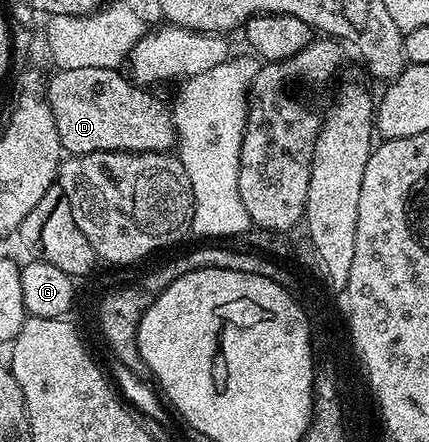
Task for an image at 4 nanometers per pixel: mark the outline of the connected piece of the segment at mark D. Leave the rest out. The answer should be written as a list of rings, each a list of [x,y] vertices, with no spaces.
[[[73,68],[72,70],[59,69],[54,73],[55,77],[49,78],[46,87],[46,98],[52,107],[52,119],[56,119],[56,131],[60,135],[60,143],[67,154],[77,155],[80,153],[99,153],[100,151],[120,151],[121,153],[164,153],[173,150],[176,145],[176,134],[174,131],[174,114],[171,106],[166,105],[158,97],[153,97],[153,92],[147,91],[143,86],[135,83],[129,76],[123,75],[118,69],[97,68]]]

